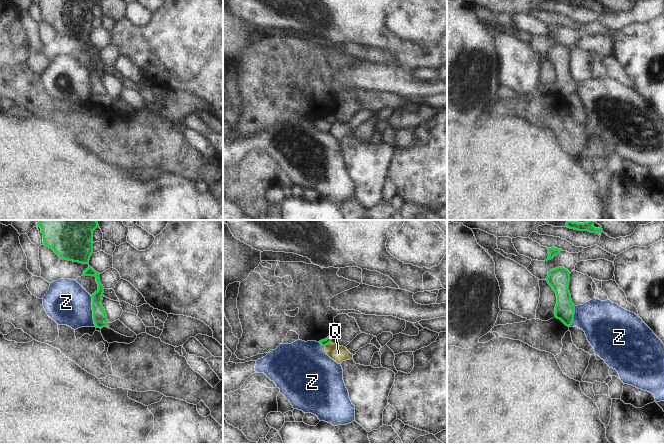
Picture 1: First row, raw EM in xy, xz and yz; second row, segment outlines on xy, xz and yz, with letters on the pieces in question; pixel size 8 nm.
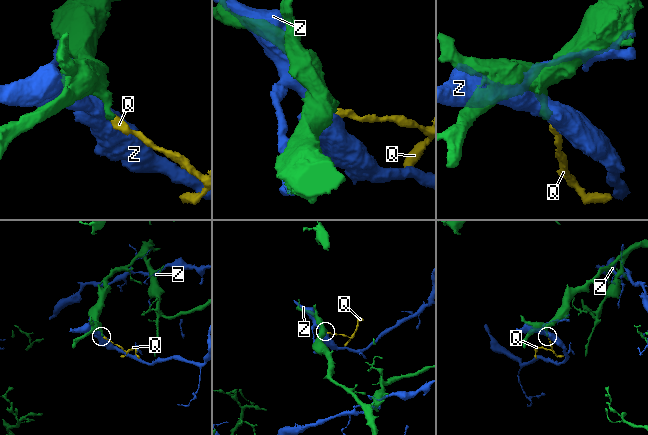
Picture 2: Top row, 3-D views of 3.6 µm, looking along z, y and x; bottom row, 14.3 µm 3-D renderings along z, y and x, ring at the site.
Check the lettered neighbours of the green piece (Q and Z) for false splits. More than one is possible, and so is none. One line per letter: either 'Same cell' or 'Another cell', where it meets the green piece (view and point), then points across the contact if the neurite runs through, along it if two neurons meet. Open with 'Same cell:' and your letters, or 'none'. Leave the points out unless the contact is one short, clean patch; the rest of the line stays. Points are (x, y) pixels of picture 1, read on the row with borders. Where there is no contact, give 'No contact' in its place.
Same cell: Q
Q: Same cell. Touches green at xz (326, 344). Path across: xz (326, 341), (326, 344), (338, 353)
Z: Another cell. Touches green at xy (93, 311)

